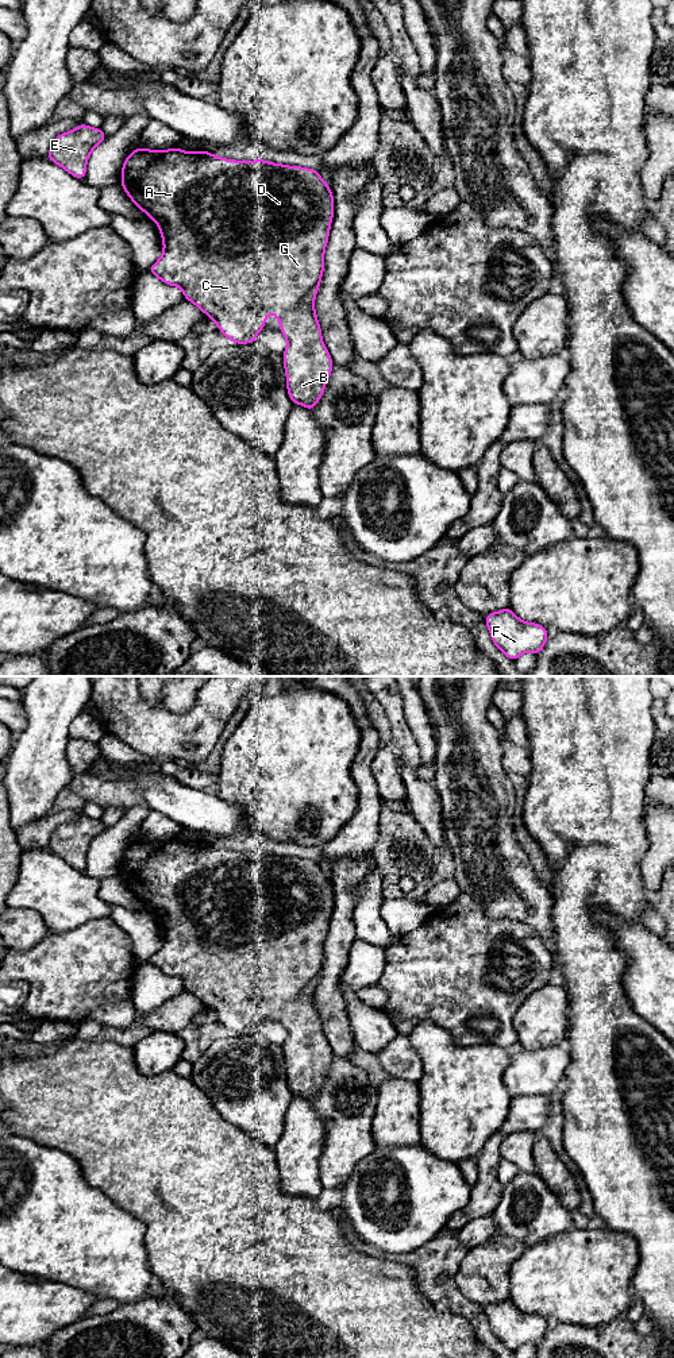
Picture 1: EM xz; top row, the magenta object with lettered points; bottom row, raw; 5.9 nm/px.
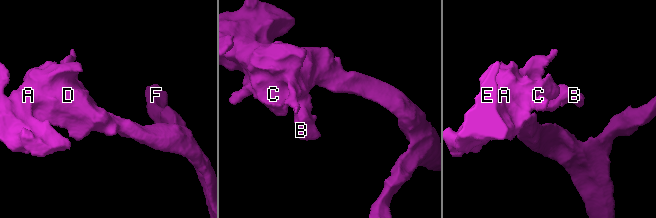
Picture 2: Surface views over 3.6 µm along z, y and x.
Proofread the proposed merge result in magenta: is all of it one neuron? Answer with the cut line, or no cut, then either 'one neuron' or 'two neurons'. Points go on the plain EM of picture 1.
no cut | one neuron

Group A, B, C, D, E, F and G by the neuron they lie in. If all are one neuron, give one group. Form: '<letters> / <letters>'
A B C D E F G

